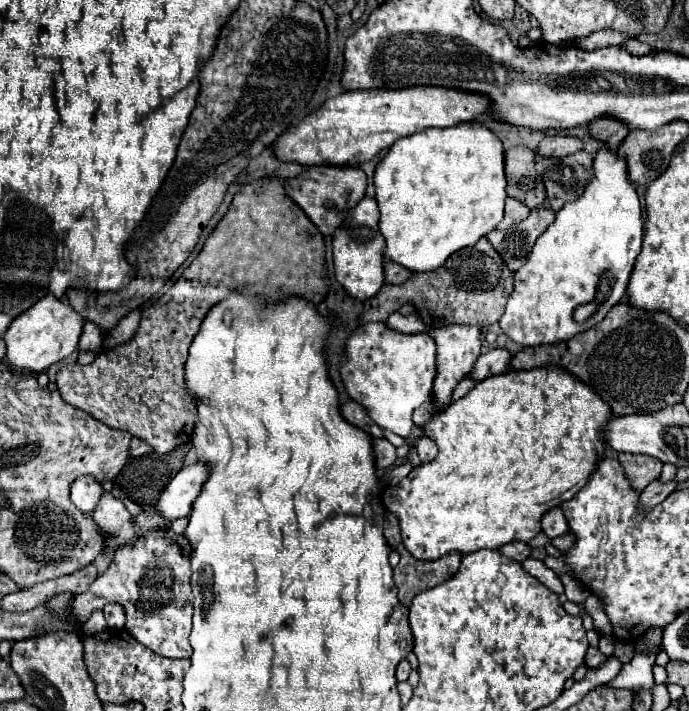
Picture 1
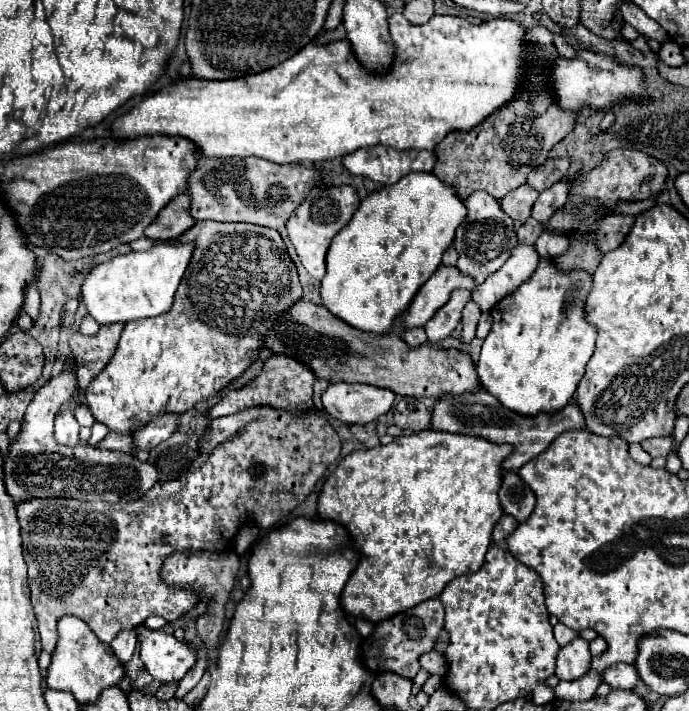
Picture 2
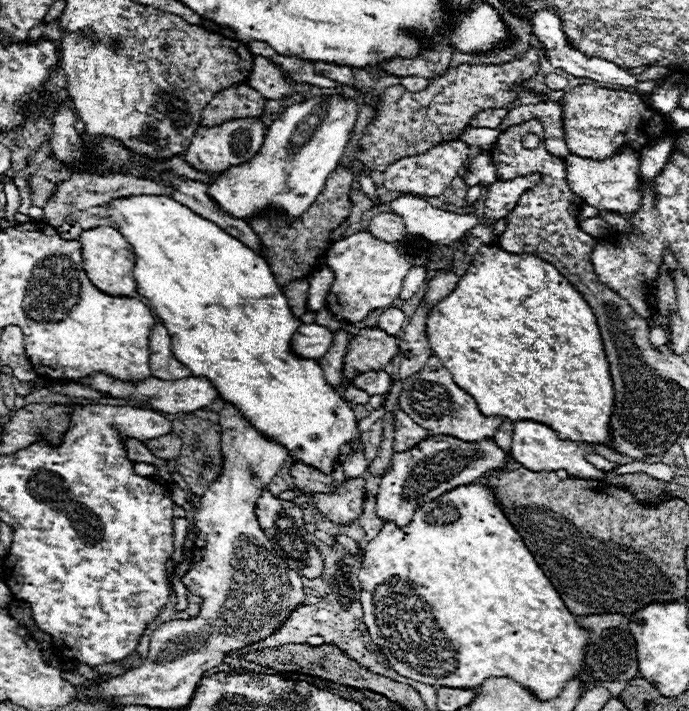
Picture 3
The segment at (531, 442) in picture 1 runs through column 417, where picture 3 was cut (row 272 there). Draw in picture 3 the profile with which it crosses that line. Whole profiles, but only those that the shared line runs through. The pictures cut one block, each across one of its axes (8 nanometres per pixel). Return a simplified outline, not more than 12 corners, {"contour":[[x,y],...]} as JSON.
{"contour":[[482,246],[428,342],[484,416],[612,446],[592,308]]}

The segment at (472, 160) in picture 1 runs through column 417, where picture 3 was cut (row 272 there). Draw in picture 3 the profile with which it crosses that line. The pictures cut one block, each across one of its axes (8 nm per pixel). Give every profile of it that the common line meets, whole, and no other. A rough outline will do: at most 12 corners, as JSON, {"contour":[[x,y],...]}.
{"contour":[[168,196],[116,198],[174,356],[290,458],[358,418],[290,342],[268,262]]}

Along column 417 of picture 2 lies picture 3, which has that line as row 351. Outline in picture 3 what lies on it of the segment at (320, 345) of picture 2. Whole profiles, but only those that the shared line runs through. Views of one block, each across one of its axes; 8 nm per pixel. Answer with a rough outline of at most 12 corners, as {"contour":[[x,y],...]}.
{"contour":[[362,328],[344,356],[344,378],[382,370],[398,338]]}

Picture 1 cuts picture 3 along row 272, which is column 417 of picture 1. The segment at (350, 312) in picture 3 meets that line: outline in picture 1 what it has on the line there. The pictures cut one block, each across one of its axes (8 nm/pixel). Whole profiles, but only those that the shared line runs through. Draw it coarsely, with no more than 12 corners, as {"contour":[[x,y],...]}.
{"contour":[[364,324],[344,344],[348,396],[406,438],[432,398],[436,344]]}

